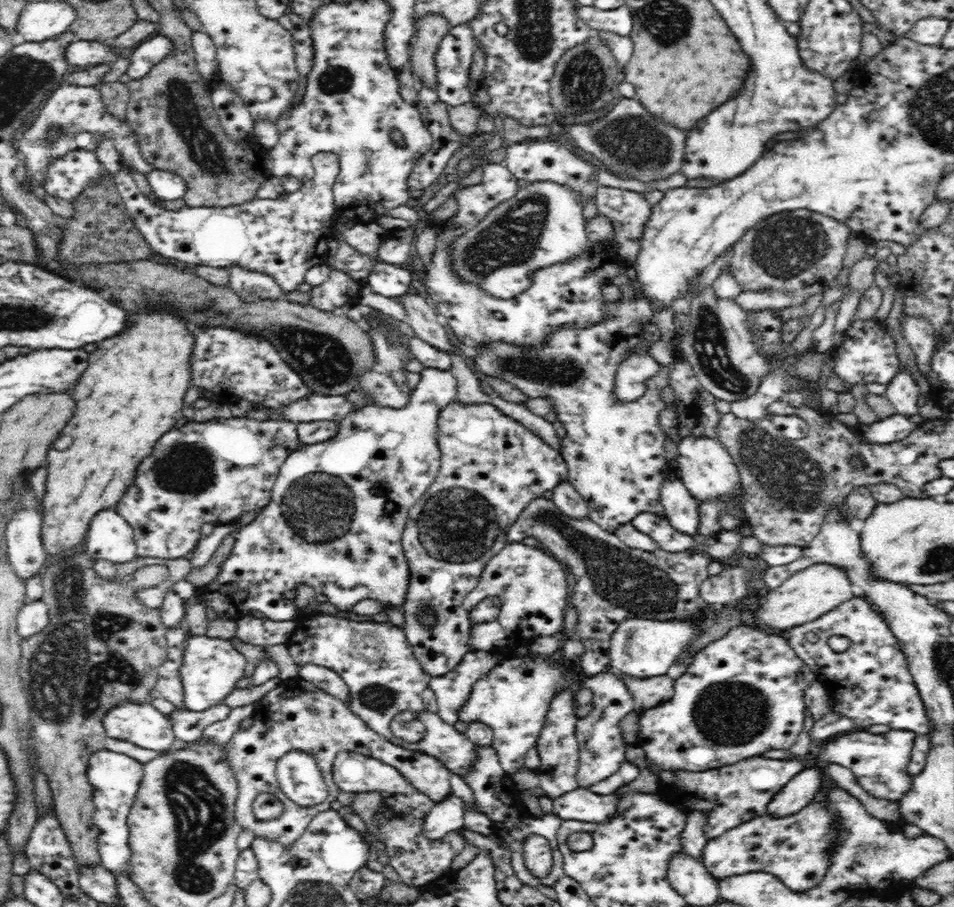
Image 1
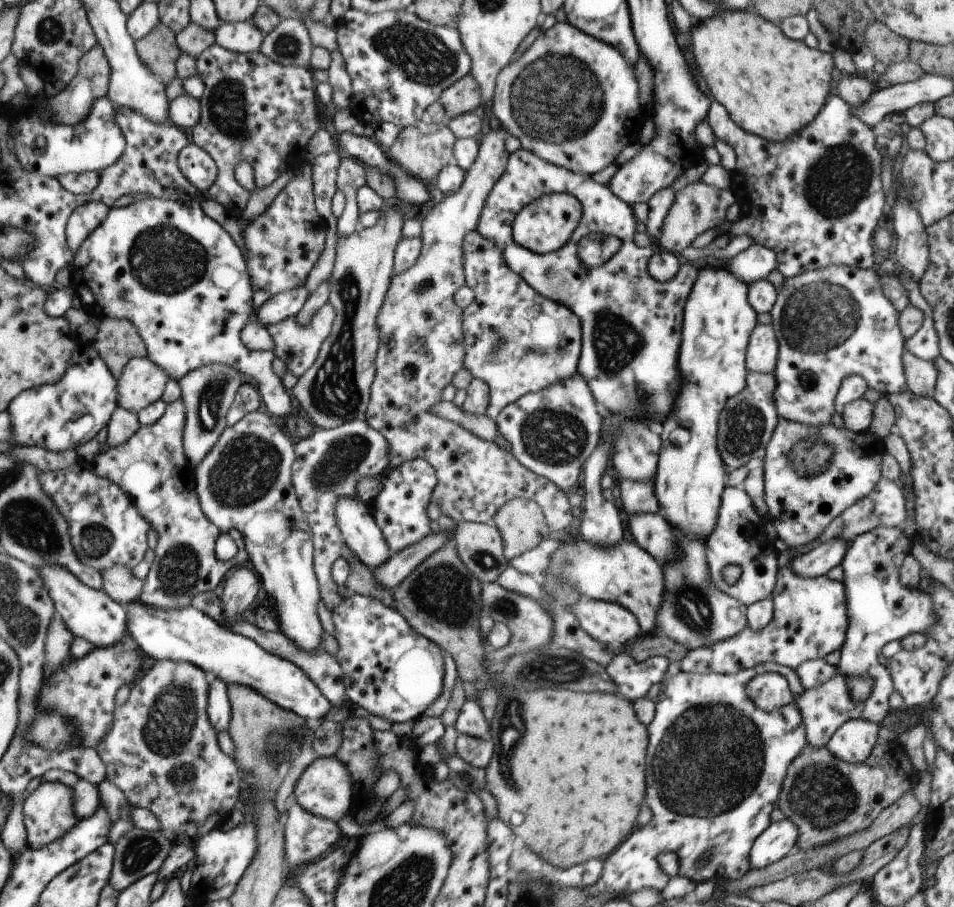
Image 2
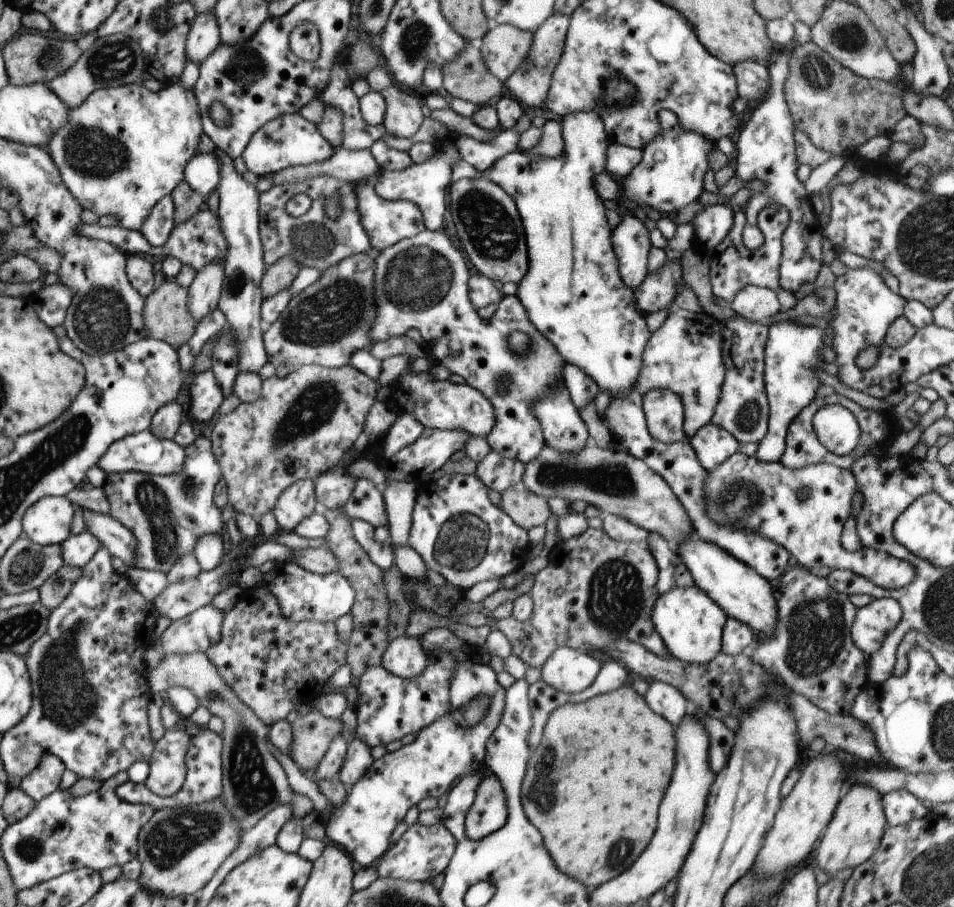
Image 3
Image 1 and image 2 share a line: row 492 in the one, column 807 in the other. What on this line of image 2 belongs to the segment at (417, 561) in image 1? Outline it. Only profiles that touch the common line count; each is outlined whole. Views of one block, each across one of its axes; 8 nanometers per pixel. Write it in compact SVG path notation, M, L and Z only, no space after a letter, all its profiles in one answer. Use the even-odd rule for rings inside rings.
M778 420L763 456L763 502L767 506L767 520L786 549L814 543L829 522L873 490L880 478L881 442L875 434L867 431L850 432L832 424L811 428L797 422Z

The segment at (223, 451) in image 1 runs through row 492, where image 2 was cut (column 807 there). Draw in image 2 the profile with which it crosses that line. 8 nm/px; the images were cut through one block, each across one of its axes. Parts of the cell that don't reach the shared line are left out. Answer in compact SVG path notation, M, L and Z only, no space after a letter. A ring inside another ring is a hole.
M831 96L816 118L783 142L767 142L761 136L744 132L715 101L710 103L706 121L713 136L731 146L735 156L728 190L739 204L741 215L731 222L727 231L729 237L746 235L754 244L763 244L773 250L776 269L784 278L839 264L861 270L877 268L873 263L872 238L881 209L888 202L880 182L882 158L875 148L871 127L851 116L849 106L839 96Z

